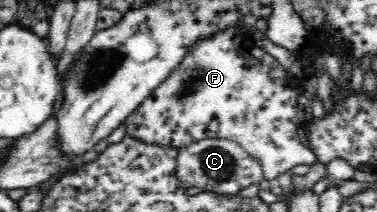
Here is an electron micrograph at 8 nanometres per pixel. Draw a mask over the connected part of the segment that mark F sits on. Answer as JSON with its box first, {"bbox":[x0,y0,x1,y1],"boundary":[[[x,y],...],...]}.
{"bbox":[124,24,317,180],"boundary":[[[233,24],[222,29],[221,32],[215,32],[212,36],[200,39],[196,44],[193,44],[192,48],[189,48],[184,55],[180,65],[164,79],[160,86],[153,89],[151,95],[124,121],[126,136],[144,141],[147,145],[167,145],[179,150],[205,138],[230,139],[238,143],[247,153],[259,161],[262,165],[265,180],[275,179],[275,177],[279,177],[279,175],[293,169],[296,165],[313,165],[317,161],[316,155],[313,148],[306,148],[305,145],[301,144],[301,127],[305,124],[302,124],[297,117],[297,91],[301,79],[293,76],[293,73],[287,72],[275,57],[254,44],[253,35],[245,35],[245,33],[237,32],[237,30],[237,26]]]}

